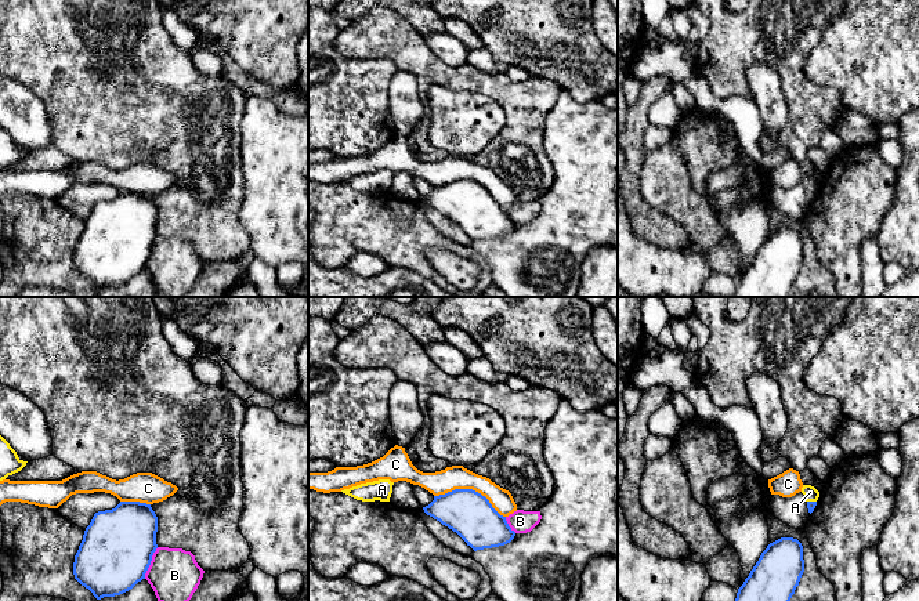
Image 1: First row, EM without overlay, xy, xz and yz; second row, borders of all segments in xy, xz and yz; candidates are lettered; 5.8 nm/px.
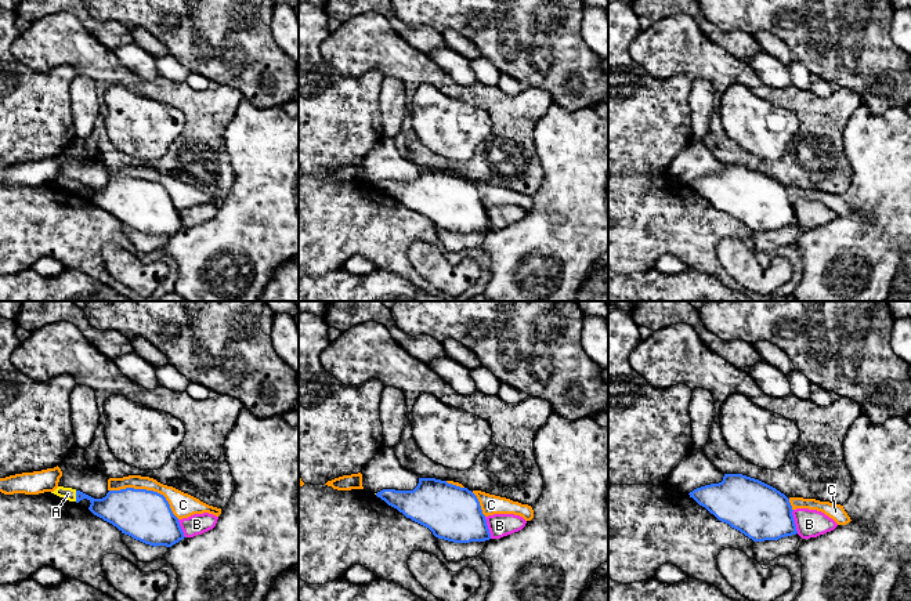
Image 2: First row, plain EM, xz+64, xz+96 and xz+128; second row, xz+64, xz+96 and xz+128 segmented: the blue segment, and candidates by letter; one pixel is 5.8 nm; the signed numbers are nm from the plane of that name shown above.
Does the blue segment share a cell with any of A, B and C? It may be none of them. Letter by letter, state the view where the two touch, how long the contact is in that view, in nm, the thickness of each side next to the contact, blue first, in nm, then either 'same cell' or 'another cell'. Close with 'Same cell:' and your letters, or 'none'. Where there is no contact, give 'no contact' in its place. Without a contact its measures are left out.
A: contact in yz; length 60 nm; calibres 50 and 80 nm; same cell
B: contact in xy; length 200 nm; calibres 420 and 300 nm; another cell
C: contact in xz; length 440 nm; calibres 260 and 140 nm; another cell
Same cell: A

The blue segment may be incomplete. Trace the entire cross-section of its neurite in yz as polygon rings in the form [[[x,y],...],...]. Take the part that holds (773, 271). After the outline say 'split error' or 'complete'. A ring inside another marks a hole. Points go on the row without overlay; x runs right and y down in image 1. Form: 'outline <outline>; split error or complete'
outline [[[781,228],[767,236],[738,279],[734,297],[786,297],[804,263],[803,236]]]; complete

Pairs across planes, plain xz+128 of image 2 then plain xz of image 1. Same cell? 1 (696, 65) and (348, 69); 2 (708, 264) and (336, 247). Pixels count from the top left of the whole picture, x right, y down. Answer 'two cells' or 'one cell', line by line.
1: two cells
2: one cell

